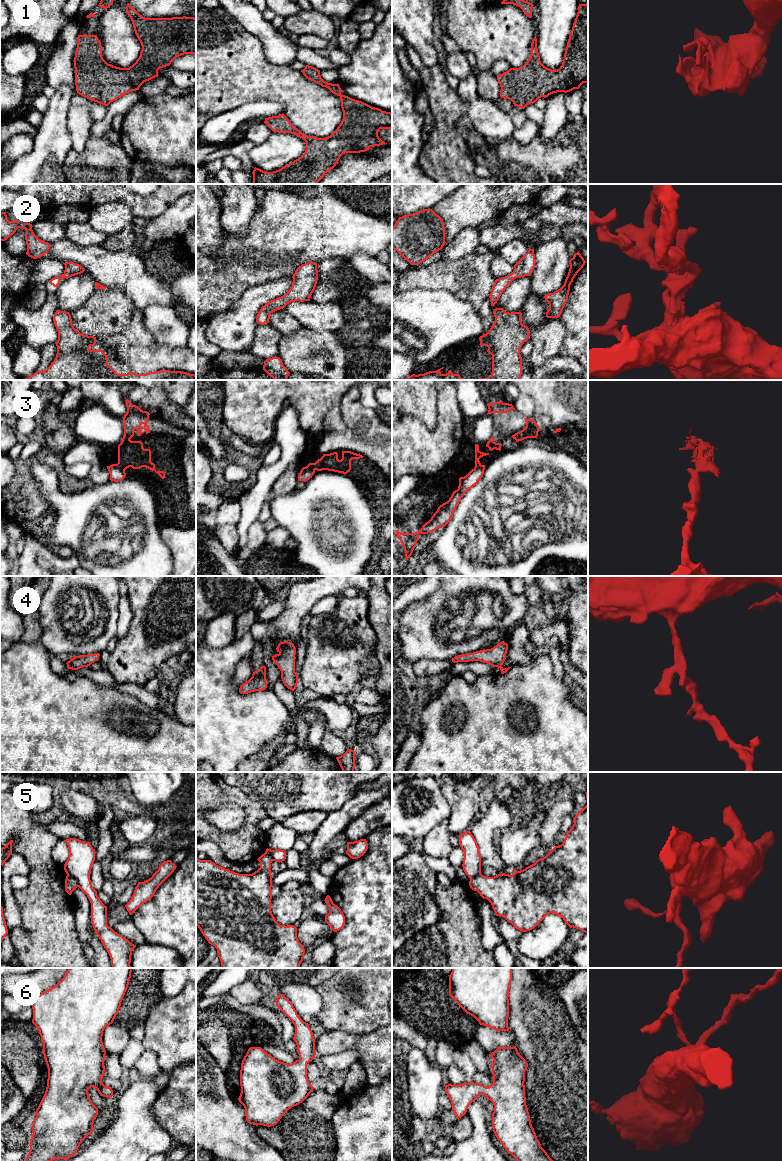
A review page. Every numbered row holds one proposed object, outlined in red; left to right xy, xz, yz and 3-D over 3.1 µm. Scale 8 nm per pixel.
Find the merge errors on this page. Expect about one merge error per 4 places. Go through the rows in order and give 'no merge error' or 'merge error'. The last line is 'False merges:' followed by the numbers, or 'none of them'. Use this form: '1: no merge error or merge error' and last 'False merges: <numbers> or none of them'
1: no merge error
2: no merge error
3: merge error
4: no merge error
5: merge error
6: no merge error
False merges: 3, 5

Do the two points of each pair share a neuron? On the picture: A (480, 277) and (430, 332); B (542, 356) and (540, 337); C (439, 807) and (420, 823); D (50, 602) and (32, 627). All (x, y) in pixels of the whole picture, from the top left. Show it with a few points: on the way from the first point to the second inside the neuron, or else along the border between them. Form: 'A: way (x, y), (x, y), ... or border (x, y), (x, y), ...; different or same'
A: border (439, 288), (468, 301), (478, 312); different
B: way (542, 351), (542, 342); same
C: way (434, 809), (425, 818); same
D: border (38, 617), (42, 629), (40, 640); different

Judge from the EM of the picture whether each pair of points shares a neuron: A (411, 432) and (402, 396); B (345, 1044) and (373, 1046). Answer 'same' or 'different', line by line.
A: different
B: same

